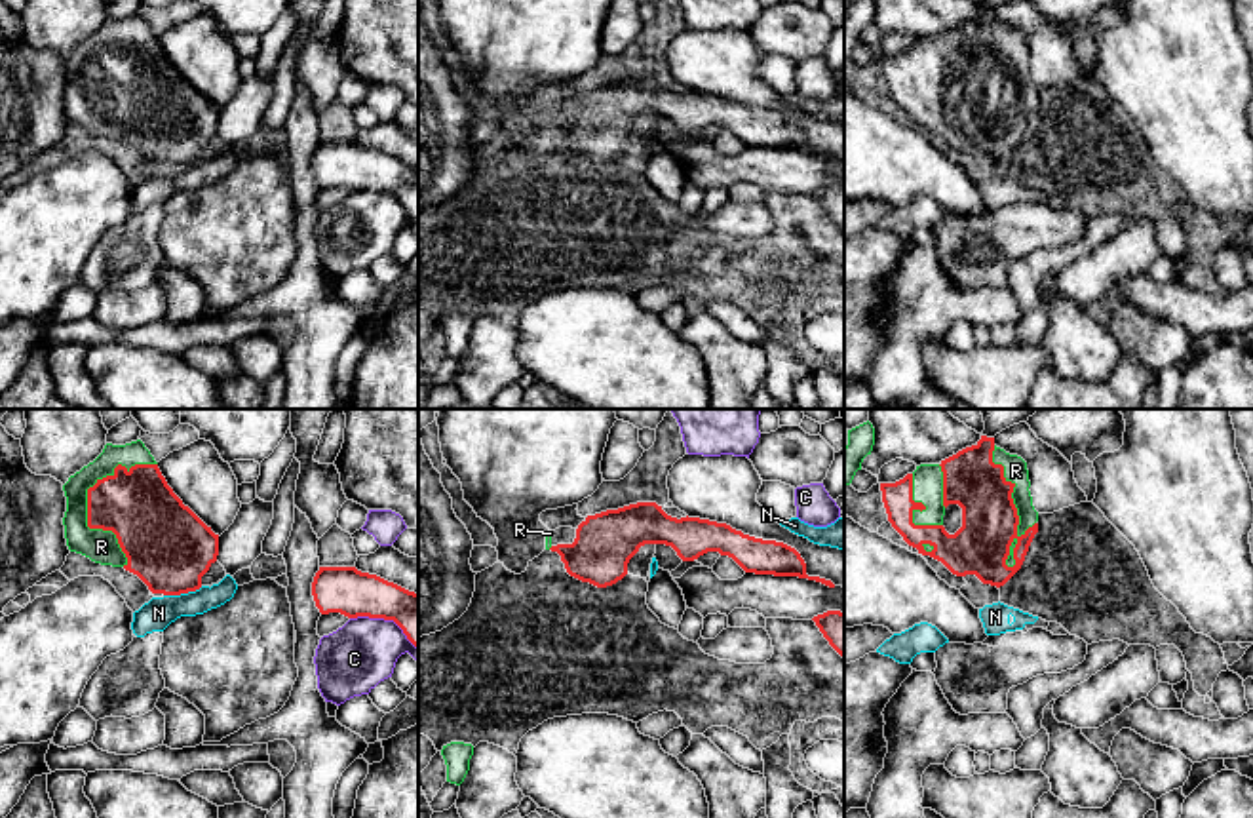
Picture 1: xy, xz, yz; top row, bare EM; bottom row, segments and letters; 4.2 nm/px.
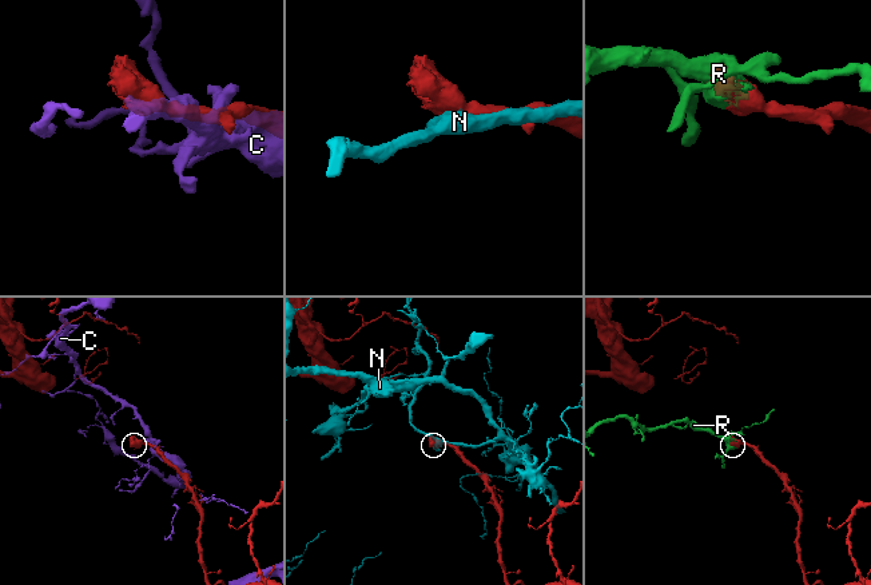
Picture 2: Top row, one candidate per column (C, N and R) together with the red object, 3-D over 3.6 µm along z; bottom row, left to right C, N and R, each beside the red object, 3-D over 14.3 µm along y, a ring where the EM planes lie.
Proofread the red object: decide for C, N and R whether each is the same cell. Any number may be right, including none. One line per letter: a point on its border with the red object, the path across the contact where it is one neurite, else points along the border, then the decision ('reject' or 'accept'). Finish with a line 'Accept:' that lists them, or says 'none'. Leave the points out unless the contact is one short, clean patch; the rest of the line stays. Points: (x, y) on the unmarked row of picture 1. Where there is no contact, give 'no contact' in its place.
C: meets red in xy at (385, 193); reject
N: meets red in xy at (183, 166); reject
R: meets red in yz at (1014, 78); accept
Accept: R

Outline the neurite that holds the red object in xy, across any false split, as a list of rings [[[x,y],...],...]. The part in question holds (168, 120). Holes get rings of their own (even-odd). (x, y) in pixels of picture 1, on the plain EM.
[[[141,13],[106,17],[63,65],[70,126],[124,141],[152,167],[202,162],[202,150],[219,129],[219,108],[173,67]]]

